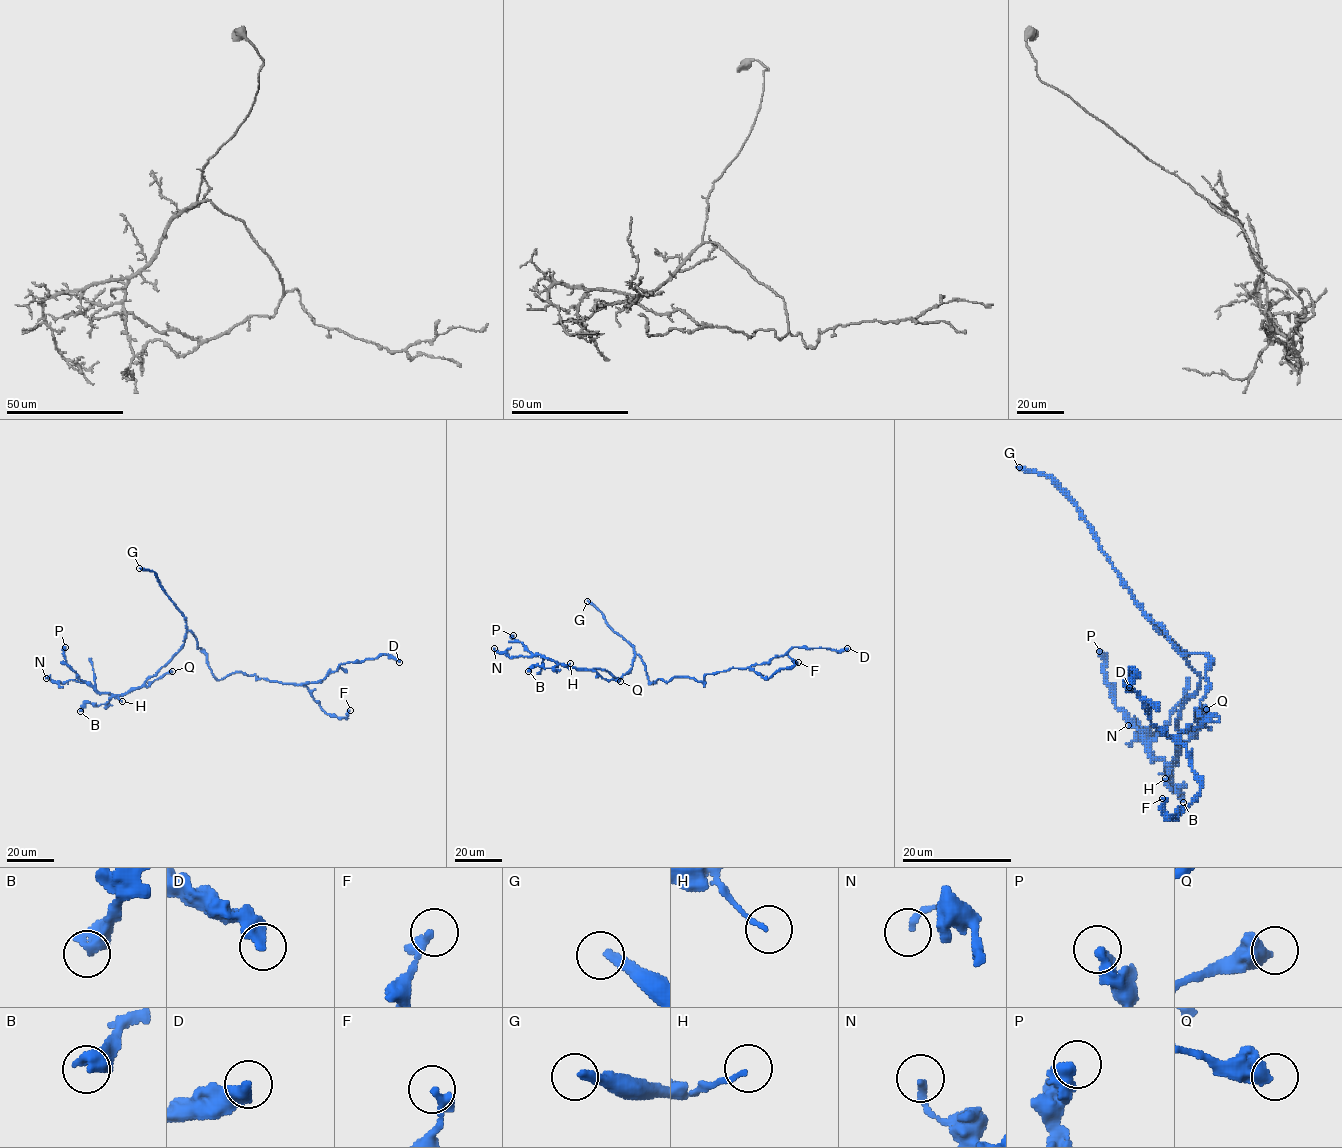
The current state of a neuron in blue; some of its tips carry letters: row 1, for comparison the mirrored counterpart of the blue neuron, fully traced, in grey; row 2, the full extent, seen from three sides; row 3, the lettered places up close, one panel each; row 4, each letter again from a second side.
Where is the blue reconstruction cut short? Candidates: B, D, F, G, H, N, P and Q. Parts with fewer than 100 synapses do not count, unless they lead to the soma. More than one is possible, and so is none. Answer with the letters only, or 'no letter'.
G

